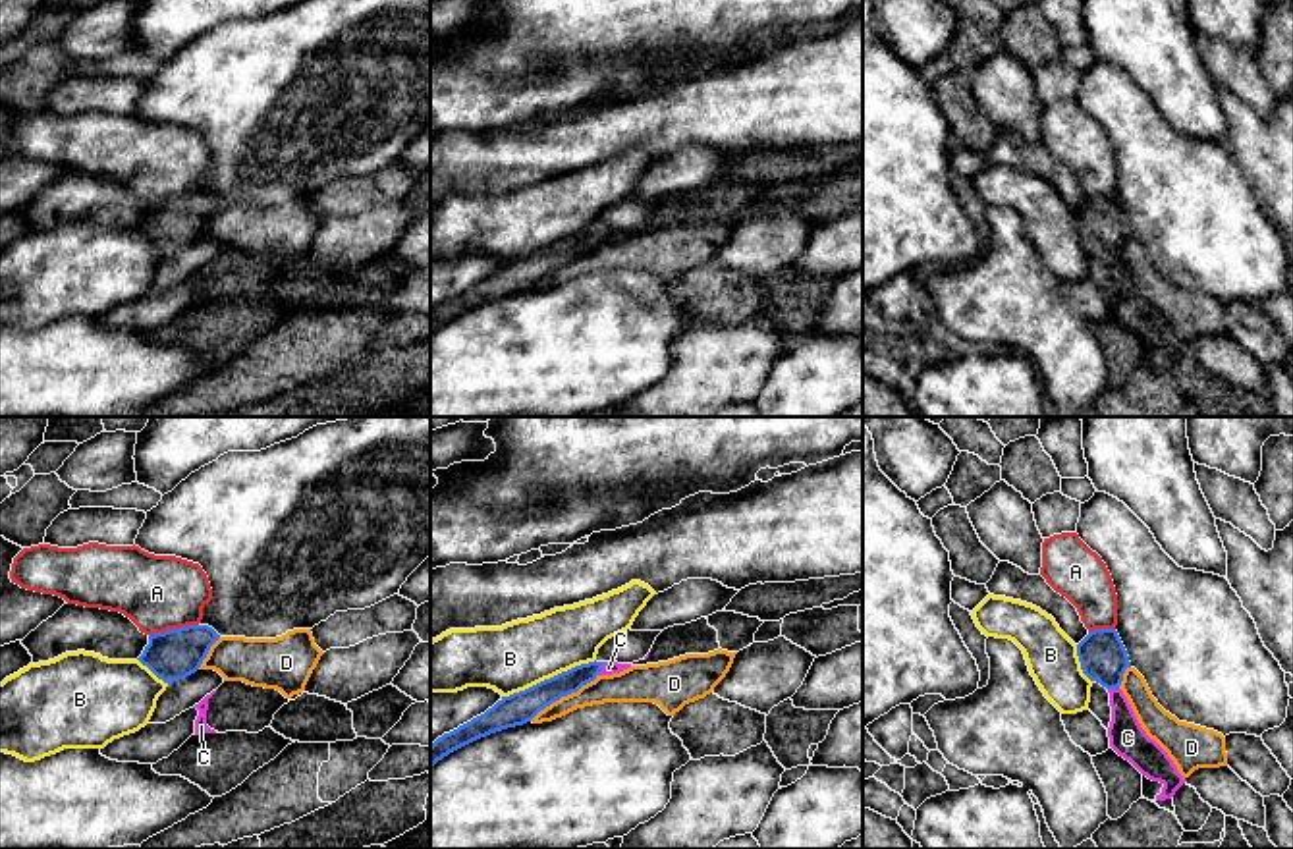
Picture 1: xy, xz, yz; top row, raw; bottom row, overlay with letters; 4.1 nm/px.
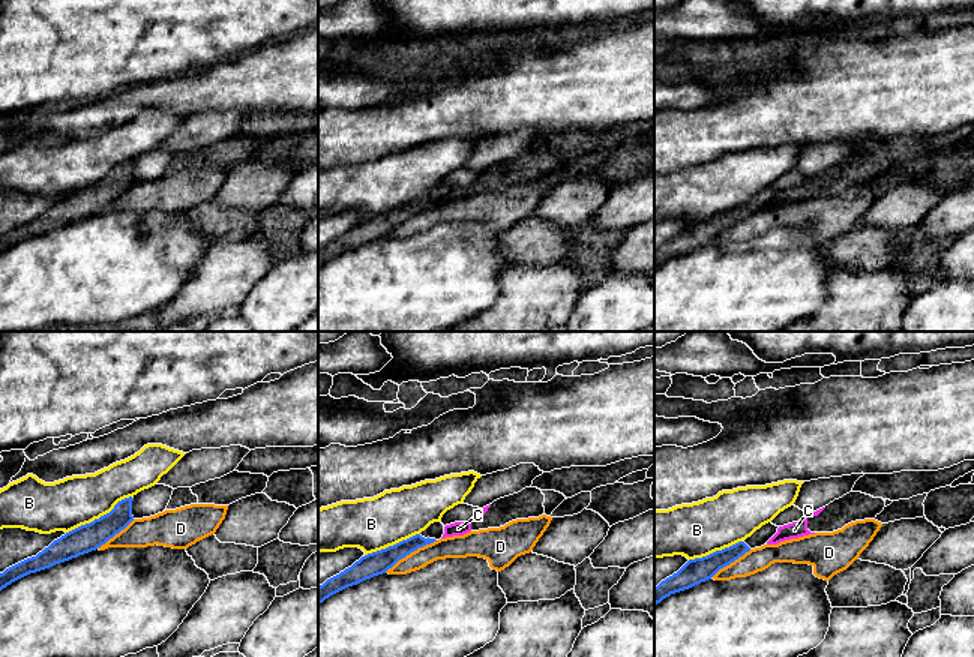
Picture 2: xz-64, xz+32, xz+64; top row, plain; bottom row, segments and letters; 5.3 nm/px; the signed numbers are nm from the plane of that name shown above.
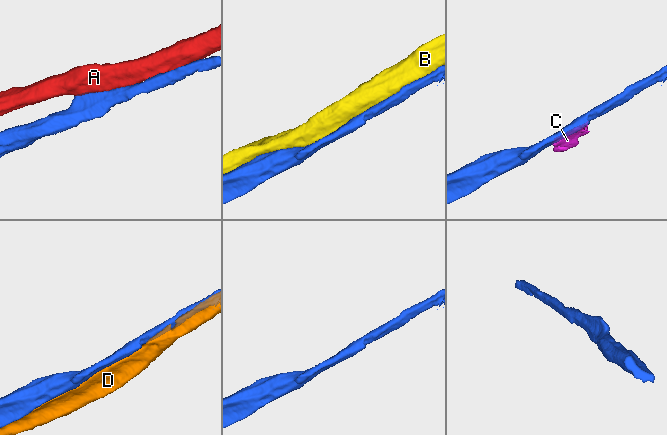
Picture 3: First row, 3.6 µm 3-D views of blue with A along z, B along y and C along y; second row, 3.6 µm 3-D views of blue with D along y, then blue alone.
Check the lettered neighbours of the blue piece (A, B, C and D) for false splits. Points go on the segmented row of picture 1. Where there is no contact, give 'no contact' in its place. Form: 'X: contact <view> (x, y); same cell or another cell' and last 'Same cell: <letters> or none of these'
A: contact xy (172, 629); another cell
B: contact xz (550, 678); another cell
C: contact xz (601, 668); another cell
D: contact xz (564, 695); another cell
Same cell: none of these

